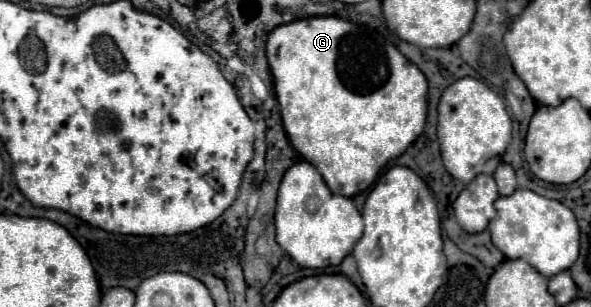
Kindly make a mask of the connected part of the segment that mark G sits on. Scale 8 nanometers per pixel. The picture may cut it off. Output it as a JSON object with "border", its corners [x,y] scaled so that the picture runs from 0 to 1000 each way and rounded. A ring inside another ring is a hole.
{"border":[[[516,55],[506,68],[492,68],[486,81],[472,81],[472,94],[459,101],[459,121],[452,127],[452,192],[455,192],[455,218],[459,218],[459,244],[462,244],[462,270],[465,270],[465,316],[475,355],[475,381],[479,381],[479,414],[486,427],[489,459],[496,466],[496,479],[516,511],[516,524],[523,524],[526,537],[533,537],[533,550],[547,570],[553,609],[580,642],[597,642],[618,616],[624,616],[641,557],[668,511],[675,511],[679,498],[685,498],[685,485],[709,446],[709,433],[719,414],[719,375],[723,375],[723,257],[716,244],[716,231],[695,205],[655,121],[648,121],[641,101],[624,94],[618,81],[604,81],[594,68],[584,68],[577,55]]]}

